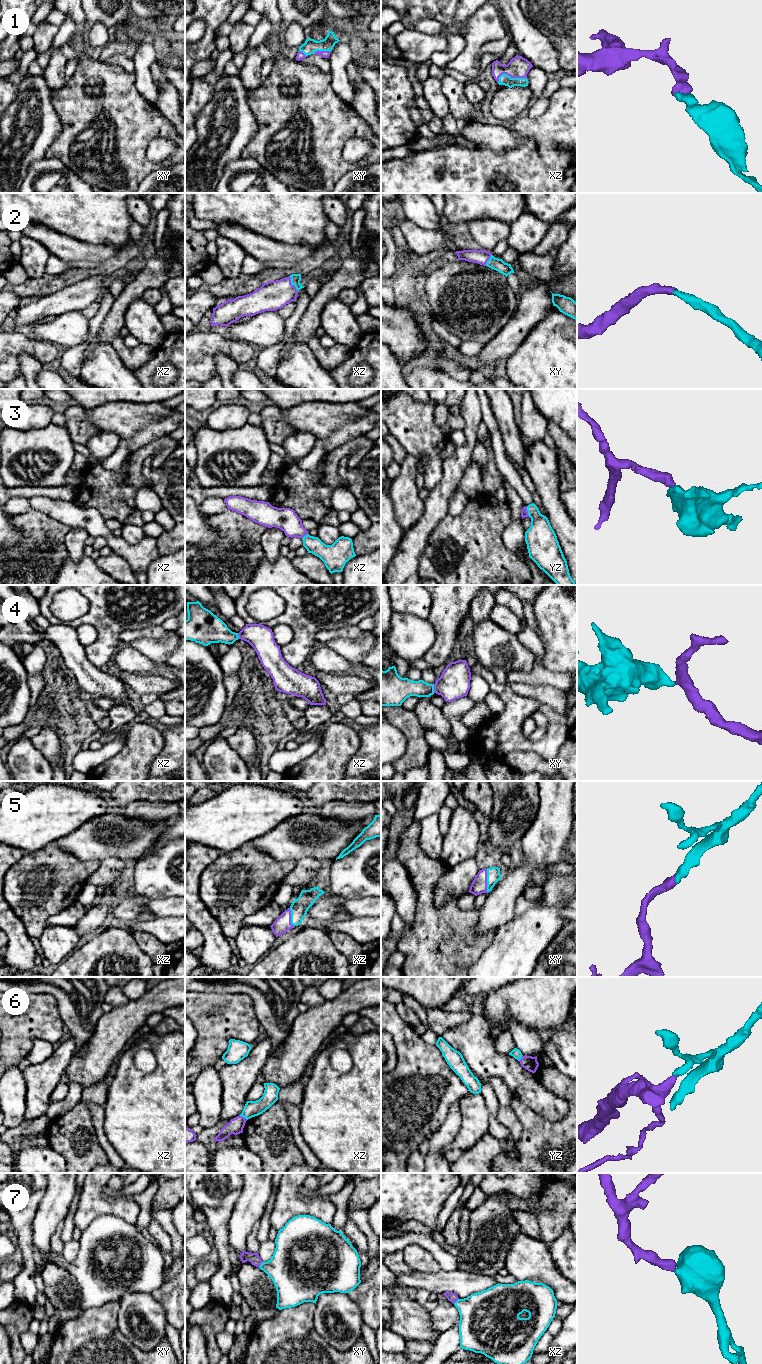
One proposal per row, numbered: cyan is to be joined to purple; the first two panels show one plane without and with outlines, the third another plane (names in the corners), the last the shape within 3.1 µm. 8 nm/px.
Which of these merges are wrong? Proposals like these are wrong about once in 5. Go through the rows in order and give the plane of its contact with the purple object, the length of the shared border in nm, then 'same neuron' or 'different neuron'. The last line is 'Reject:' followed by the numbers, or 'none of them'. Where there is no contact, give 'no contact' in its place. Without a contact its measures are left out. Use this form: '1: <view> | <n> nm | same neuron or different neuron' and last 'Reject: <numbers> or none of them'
1: xz | 240 nm | same neuron
2: xz | 140 nm | same neuron
3: yz | 90 nm | same neuron
4: xy | 70 nm | same neuron
5: xy | 190 nm | same neuron
6: xz | 80 nm | different neuron
7: xy | 50 nm | same neuron
Reject: 6

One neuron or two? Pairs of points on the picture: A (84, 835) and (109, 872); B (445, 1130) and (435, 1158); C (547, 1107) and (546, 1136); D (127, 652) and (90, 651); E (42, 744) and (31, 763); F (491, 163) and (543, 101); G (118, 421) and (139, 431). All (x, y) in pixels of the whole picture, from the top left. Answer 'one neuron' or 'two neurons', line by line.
A: two neurons
B: one neuron
C: two neurons
D: two neurons
E: two neurons
F: two neurons
G: one neuron

